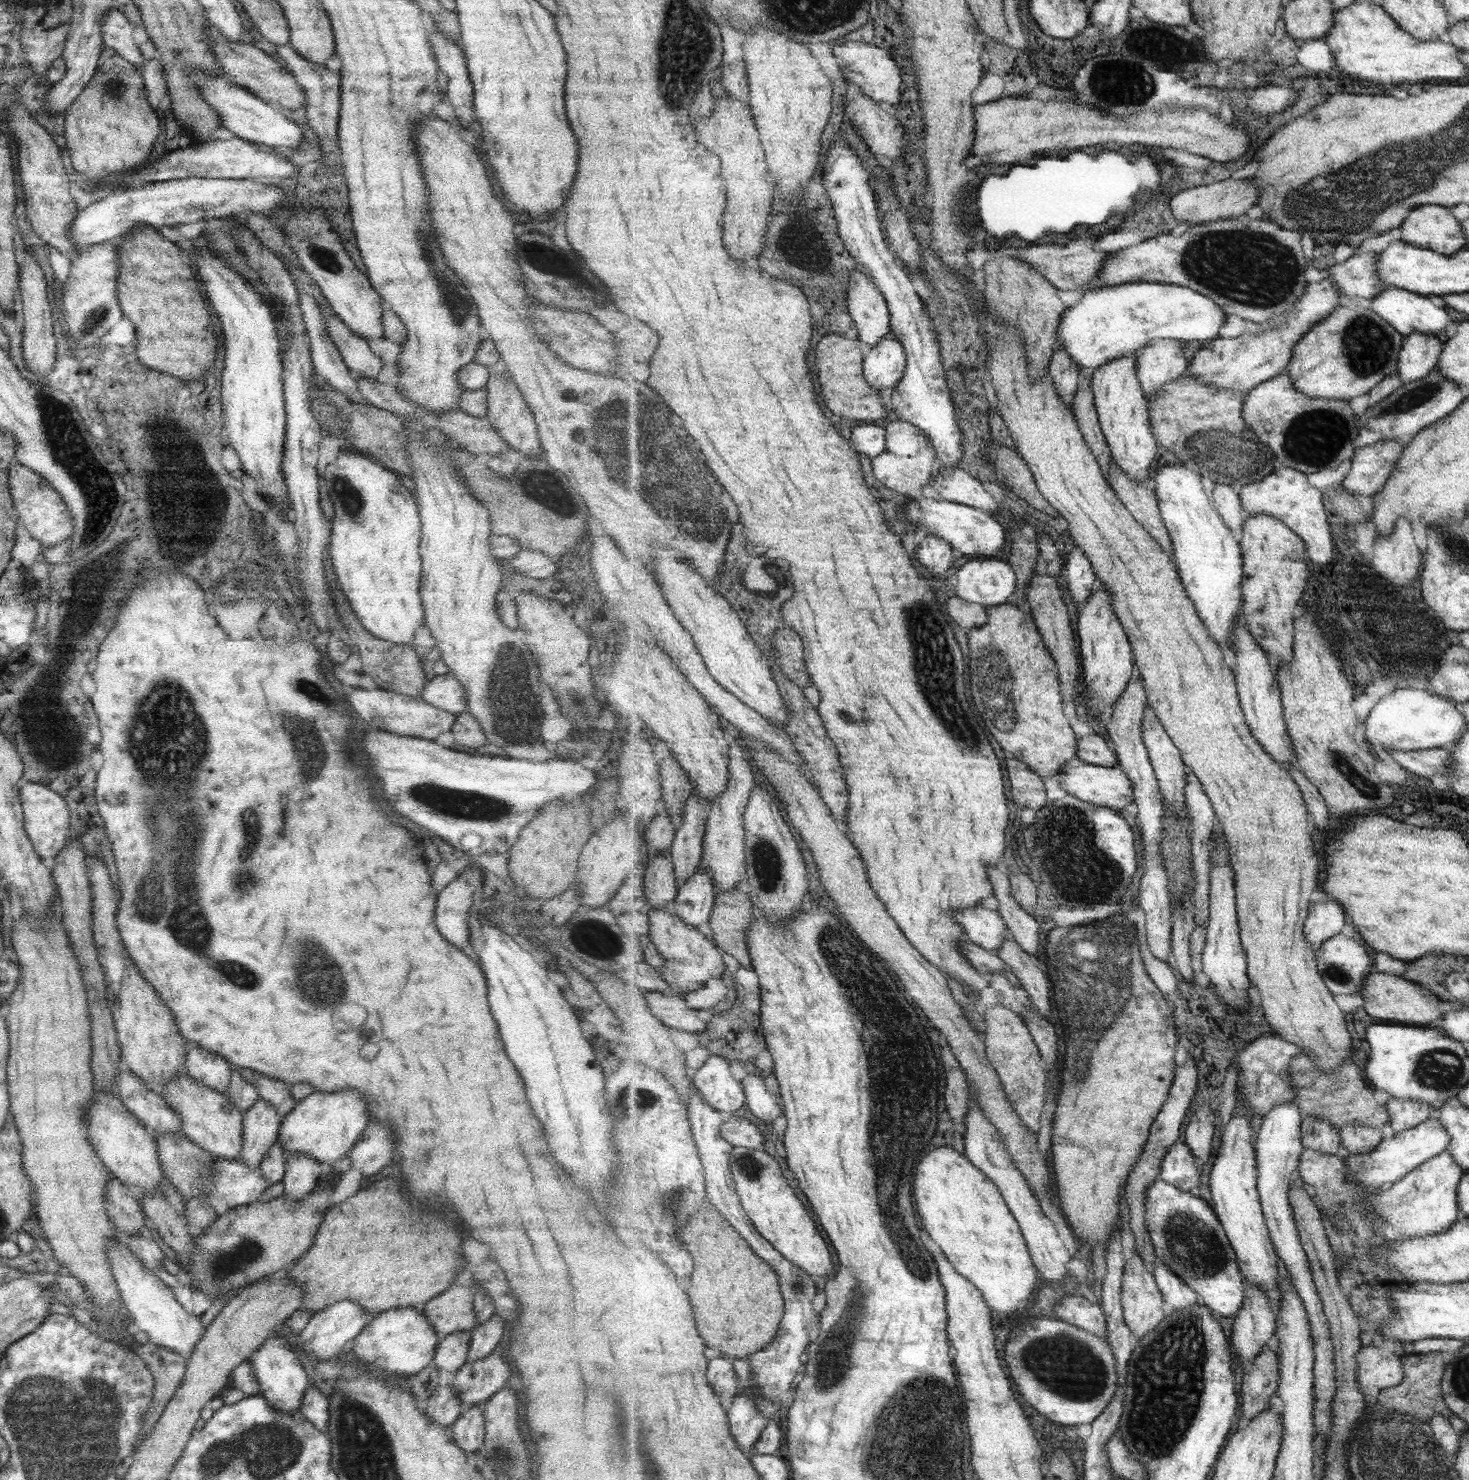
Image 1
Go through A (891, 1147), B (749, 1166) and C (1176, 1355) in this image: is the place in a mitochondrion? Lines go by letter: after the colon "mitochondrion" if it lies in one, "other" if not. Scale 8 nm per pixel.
A: mitochondrion
B: mitochondrion
C: mitochondrion

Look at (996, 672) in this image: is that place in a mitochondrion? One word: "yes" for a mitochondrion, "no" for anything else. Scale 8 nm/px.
yes

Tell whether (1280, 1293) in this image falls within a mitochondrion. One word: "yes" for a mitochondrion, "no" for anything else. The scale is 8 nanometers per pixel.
no

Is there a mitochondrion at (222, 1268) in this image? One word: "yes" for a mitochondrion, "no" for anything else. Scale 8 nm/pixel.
yes

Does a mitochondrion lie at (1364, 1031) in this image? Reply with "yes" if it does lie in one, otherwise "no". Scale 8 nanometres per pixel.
no

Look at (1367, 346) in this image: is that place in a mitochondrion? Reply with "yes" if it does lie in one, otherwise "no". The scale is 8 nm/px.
yes

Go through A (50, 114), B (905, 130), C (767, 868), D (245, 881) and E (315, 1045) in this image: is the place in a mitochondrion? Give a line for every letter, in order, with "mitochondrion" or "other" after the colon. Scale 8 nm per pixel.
A: other
B: other
C: mitochondrion
D: mitochondrion
E: other

